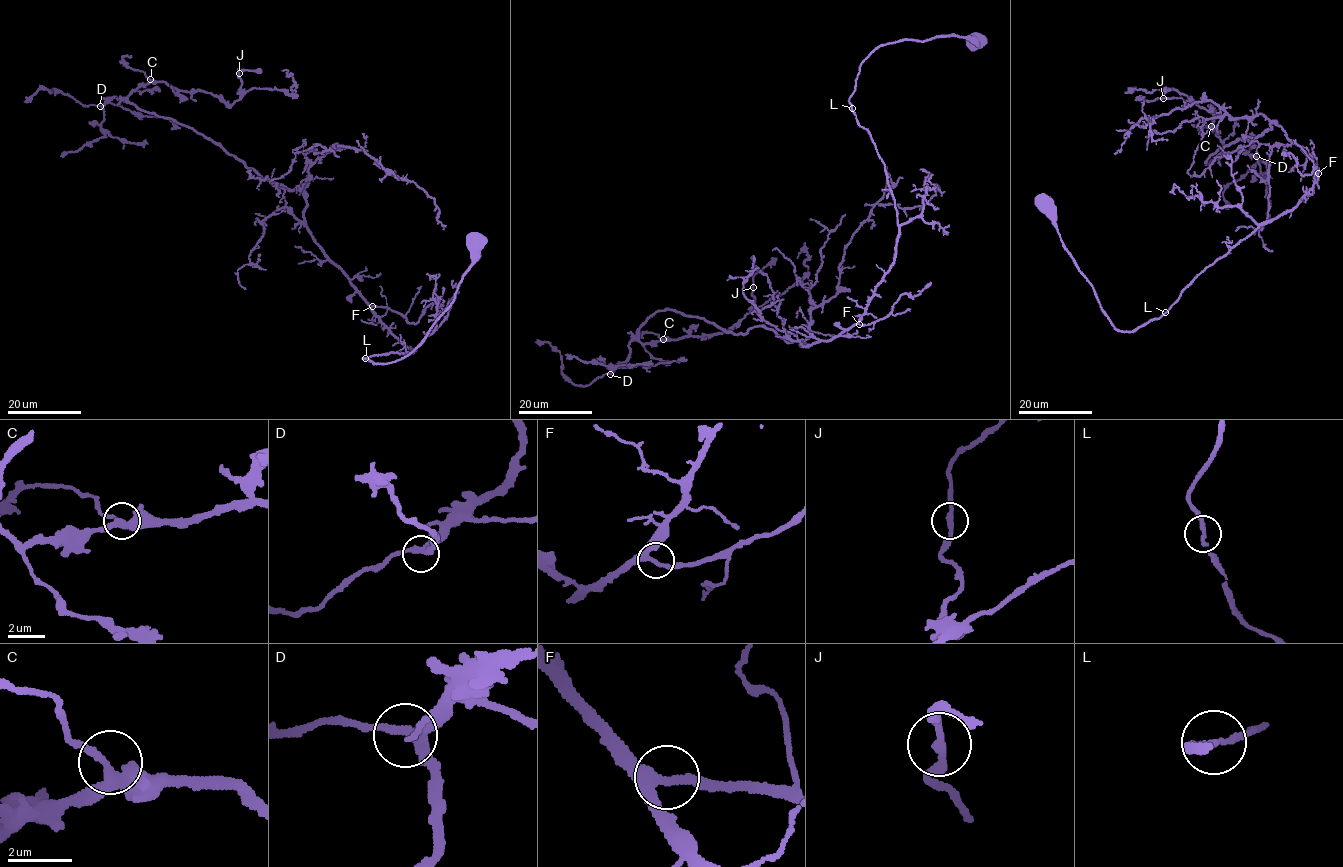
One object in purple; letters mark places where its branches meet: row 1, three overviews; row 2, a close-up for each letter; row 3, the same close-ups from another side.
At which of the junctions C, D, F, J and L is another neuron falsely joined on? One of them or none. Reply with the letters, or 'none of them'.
none of them

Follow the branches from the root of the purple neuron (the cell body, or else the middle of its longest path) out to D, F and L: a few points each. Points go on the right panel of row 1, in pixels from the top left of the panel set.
D: (1046, 203), (1100, 306), (1130, 332), (1316, 181), (1311, 156), (1273, 123), (1205, 162), (1240, 148), (1256, 156)
F: (1046, 203), (1047, 217), (1100, 306), (1117, 331), (1130, 332), (1160, 318), (1207, 266), (1297, 205), (1318, 173)
L: (1046, 203), (1047, 217), (1063, 247), (1093, 288), (1115, 329), (1134, 331), (1165, 312)

